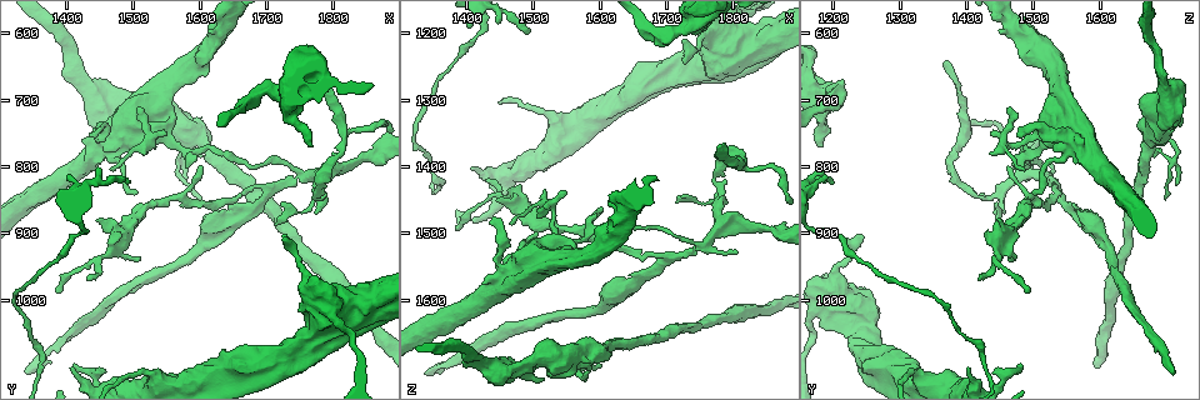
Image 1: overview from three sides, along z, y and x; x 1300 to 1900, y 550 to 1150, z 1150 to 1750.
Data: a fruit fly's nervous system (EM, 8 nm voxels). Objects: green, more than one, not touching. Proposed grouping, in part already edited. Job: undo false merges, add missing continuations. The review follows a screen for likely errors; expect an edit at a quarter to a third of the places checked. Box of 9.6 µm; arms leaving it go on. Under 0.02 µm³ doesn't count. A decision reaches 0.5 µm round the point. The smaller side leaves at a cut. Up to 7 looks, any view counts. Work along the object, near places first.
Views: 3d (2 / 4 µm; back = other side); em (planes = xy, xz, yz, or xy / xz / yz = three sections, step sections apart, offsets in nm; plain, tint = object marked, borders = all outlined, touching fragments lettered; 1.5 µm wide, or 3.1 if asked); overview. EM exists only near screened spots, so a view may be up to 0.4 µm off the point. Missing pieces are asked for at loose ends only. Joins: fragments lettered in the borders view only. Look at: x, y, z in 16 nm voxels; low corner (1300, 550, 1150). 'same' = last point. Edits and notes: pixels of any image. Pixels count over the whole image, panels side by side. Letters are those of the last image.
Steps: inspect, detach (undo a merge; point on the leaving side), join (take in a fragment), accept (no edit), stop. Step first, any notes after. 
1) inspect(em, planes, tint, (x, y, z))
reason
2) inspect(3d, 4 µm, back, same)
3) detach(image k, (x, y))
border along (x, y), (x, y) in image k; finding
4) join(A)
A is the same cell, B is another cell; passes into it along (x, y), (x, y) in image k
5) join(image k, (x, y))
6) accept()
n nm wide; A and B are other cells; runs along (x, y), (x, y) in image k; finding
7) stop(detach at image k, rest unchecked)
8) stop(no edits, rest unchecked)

inspect(em, planes, tint, (1620, 630, 1475))
stops while still wide

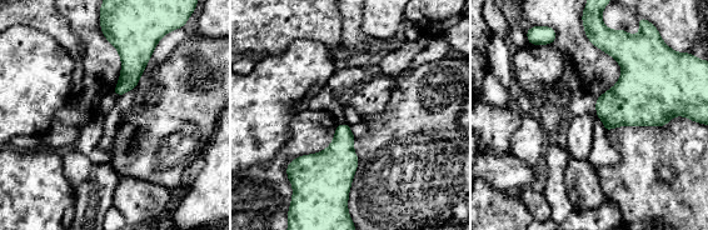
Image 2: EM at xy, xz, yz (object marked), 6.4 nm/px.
inspect(em, planes, borders, same)
see the neighbours

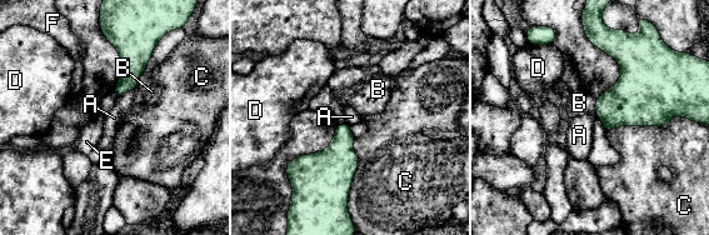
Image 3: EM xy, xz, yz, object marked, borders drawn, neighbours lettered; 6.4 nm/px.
accept()
A, B, C, D, E and F are other cells; border along (134, 88), (118, 98) in image 3; none of them fits

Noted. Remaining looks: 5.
inspect(3d, 2 µm, (1510, 940, 1465))
free end

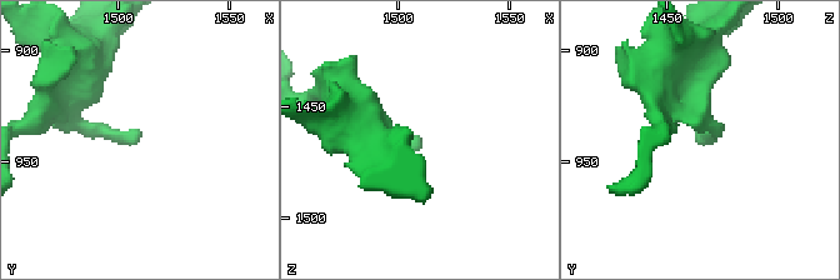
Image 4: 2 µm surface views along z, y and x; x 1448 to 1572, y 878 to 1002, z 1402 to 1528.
inspect(em, xy, step 4, tint, (1508, 942, 1464))

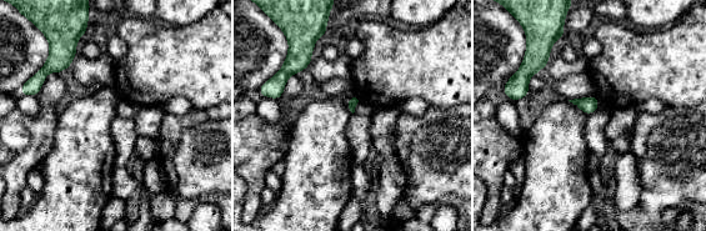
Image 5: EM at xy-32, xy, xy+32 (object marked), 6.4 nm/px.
inspect(em, planes, borders, same)
cut it another way

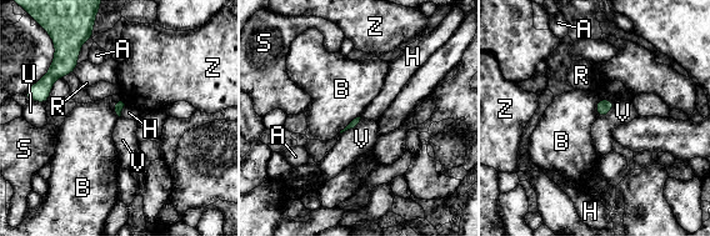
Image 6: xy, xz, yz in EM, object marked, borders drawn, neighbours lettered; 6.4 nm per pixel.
accept()
A, B, H, R, S, U, V and Z are other cells; border along (361, 118), (353, 127), (340, 134) in image 6; none of them fits

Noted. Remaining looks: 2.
inspect(em, planes, plain, (1405, 1095, 1480))
free end

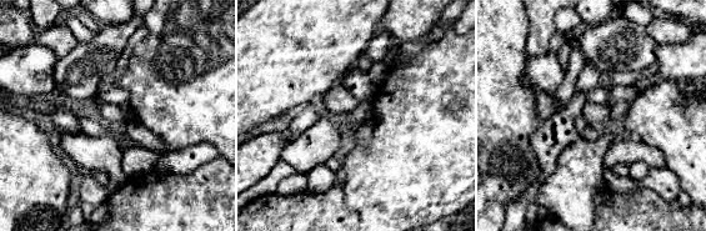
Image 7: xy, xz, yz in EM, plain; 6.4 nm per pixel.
inspect(em, planes, borders, same)
see the neighbours

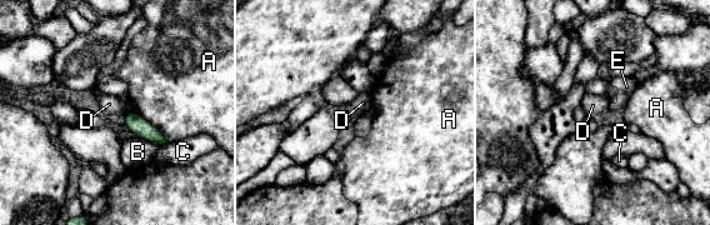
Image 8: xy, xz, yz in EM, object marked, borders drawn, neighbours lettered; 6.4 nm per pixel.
accept()
A touches over 320 nm; A, B, C, D and E are other cells; border along (129, 111), (124, 116) in image 8; none of them fits

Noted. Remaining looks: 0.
stop(no edits, rest unchecked)

